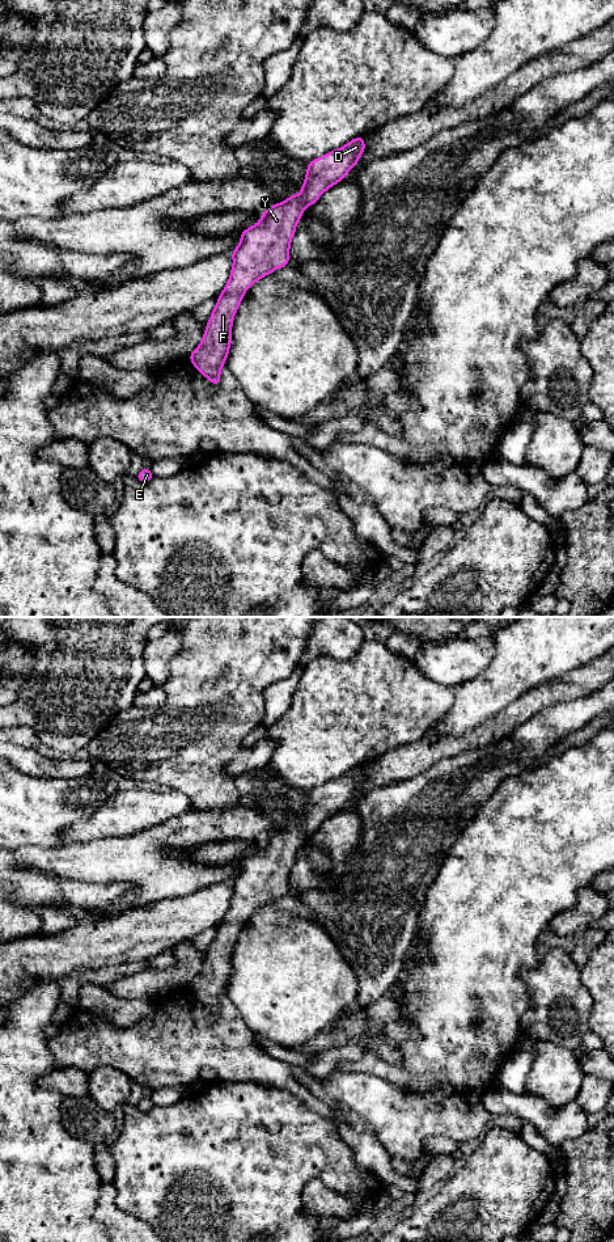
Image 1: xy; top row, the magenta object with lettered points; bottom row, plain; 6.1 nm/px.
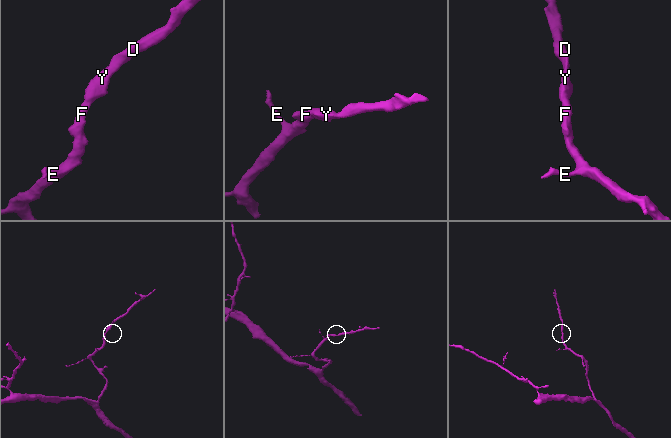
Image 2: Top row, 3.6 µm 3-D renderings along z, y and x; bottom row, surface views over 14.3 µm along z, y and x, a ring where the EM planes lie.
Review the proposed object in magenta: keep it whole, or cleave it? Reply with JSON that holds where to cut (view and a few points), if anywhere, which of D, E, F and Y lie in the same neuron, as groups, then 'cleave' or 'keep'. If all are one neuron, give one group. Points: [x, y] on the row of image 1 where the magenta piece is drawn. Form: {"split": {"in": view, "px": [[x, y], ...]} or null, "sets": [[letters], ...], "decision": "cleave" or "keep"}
{"split": null, "sets": [["D", "E", "F", "Y"]], "decision": "keep"}

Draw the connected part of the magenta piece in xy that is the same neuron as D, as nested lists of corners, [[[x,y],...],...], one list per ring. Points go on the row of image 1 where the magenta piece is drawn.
[[[360,135],[342,148],[310,161],[301,194],[272,204],[255,225],[241,233],[238,246],[230,253],[230,278],[219,295],[200,345],[189,356],[194,367],[213,385],[221,383],[220,369],[229,354],[233,318],[246,290],[289,263],[291,241],[304,210],[314,204],[333,185],[343,181],[364,151],[364,138]]]

